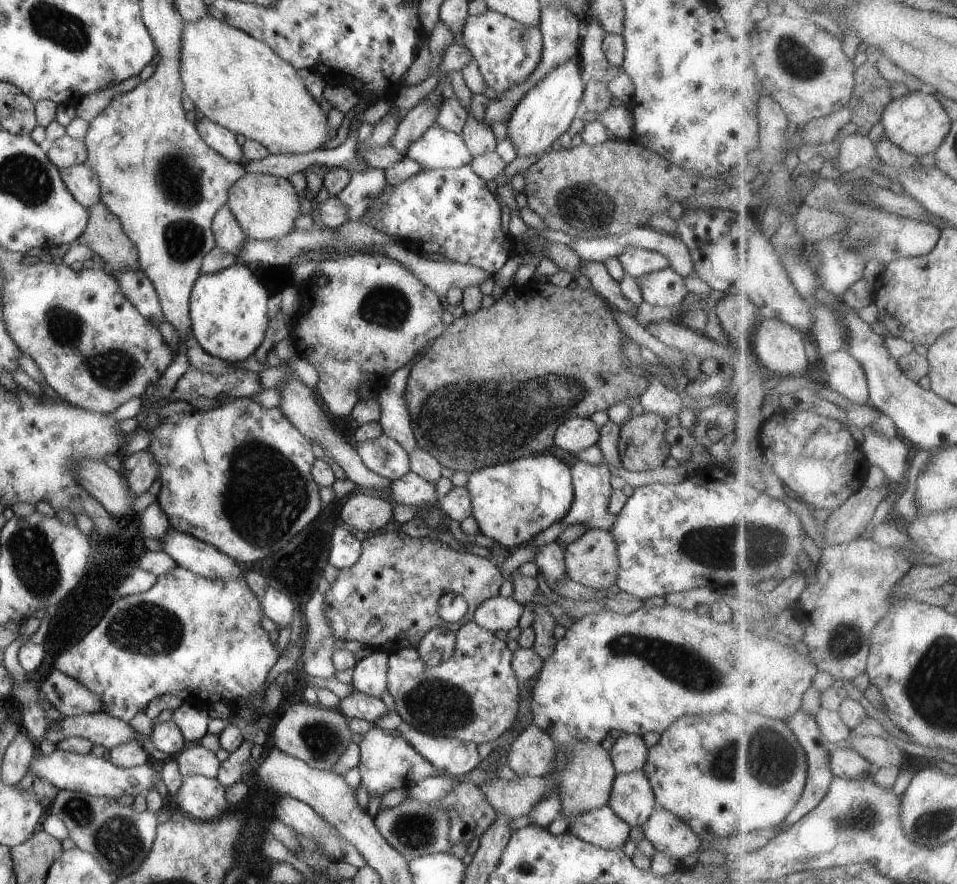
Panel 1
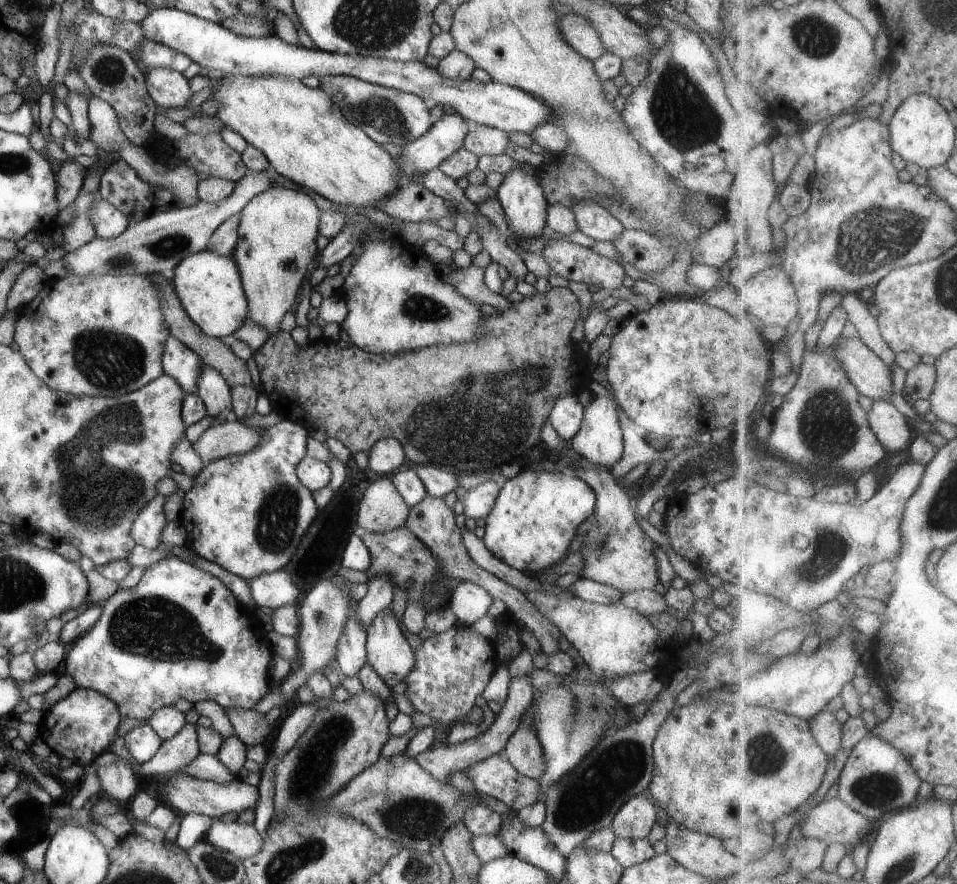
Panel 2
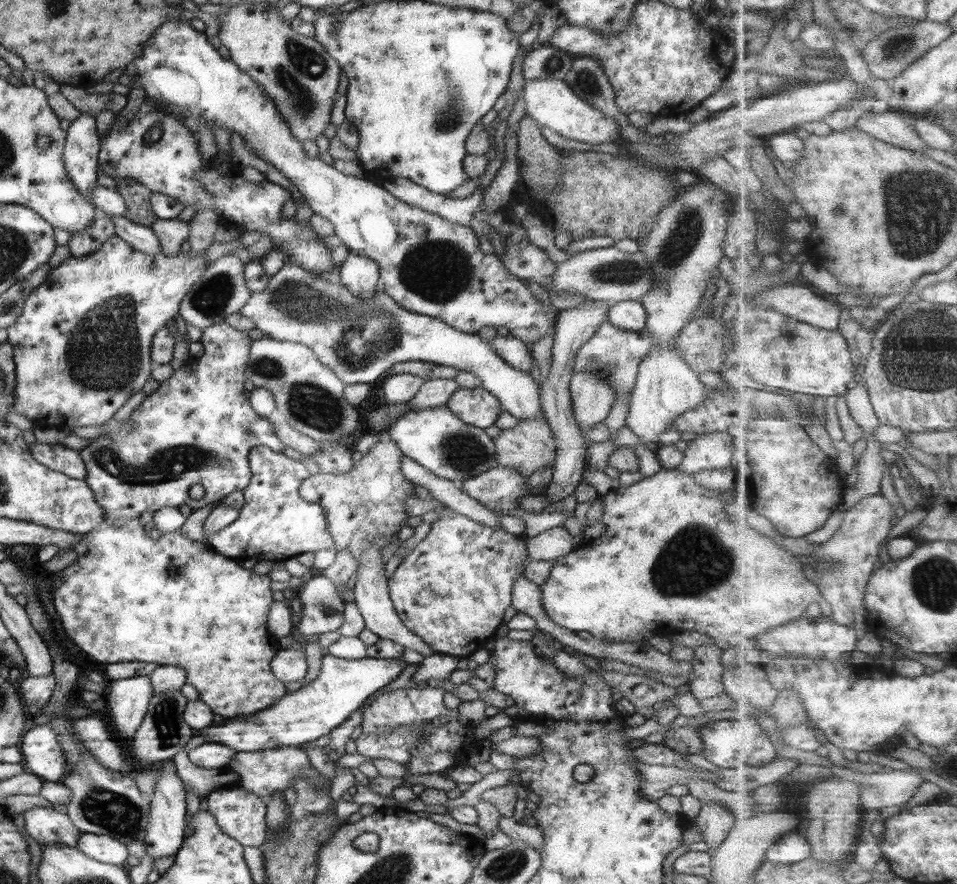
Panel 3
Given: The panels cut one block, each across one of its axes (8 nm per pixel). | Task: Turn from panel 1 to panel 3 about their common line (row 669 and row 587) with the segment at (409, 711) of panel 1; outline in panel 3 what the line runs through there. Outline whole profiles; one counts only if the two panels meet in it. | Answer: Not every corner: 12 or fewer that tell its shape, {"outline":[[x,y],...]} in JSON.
{"outline":[[443,503],[388,578],[402,623],[469,658],[504,624],[526,539]]}

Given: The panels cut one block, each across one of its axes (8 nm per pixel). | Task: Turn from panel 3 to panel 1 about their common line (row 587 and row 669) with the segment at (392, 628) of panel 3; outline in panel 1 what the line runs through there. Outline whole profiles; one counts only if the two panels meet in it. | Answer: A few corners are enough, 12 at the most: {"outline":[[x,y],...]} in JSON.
{"outline":[[375,651],[357,662],[353,688],[381,697],[389,655]]}

